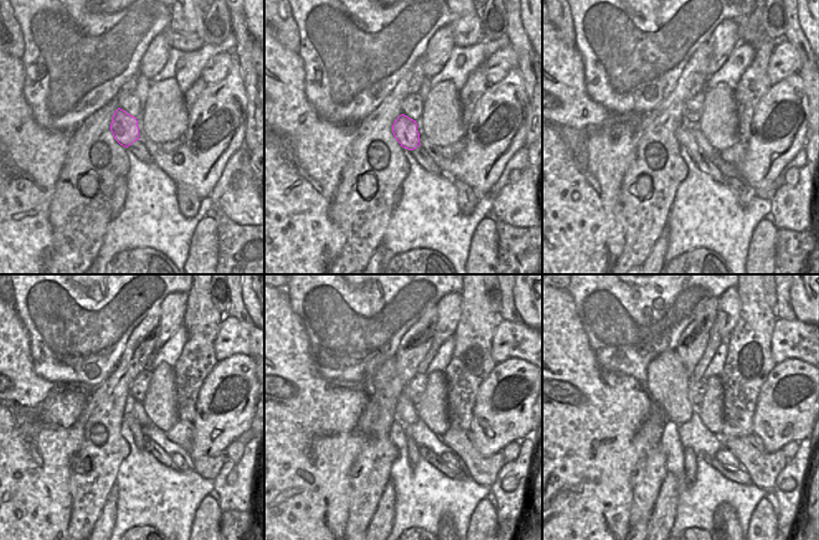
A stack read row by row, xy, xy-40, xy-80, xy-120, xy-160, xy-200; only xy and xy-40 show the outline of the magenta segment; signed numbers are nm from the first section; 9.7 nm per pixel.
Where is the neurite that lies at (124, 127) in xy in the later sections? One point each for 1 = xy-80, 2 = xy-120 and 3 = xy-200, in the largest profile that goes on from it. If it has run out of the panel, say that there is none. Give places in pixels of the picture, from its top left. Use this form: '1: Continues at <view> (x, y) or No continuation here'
1: Continues at xy-80 (685, 137)
2: Continues at xy-120 (135, 427)
3: Continues at xy-200 (690, 459).

